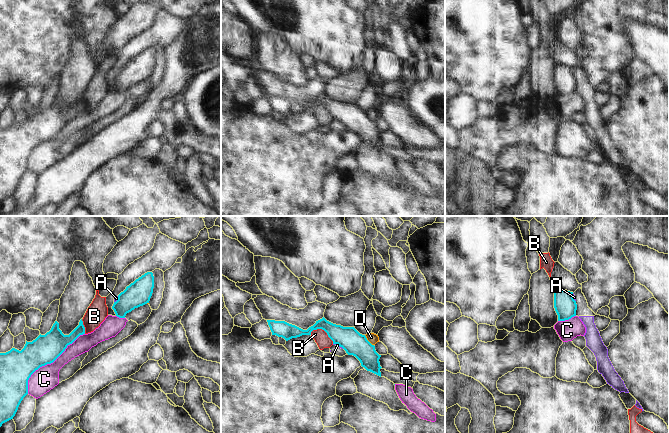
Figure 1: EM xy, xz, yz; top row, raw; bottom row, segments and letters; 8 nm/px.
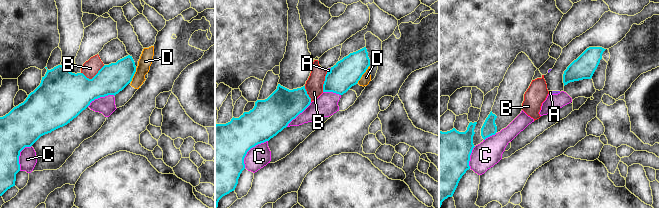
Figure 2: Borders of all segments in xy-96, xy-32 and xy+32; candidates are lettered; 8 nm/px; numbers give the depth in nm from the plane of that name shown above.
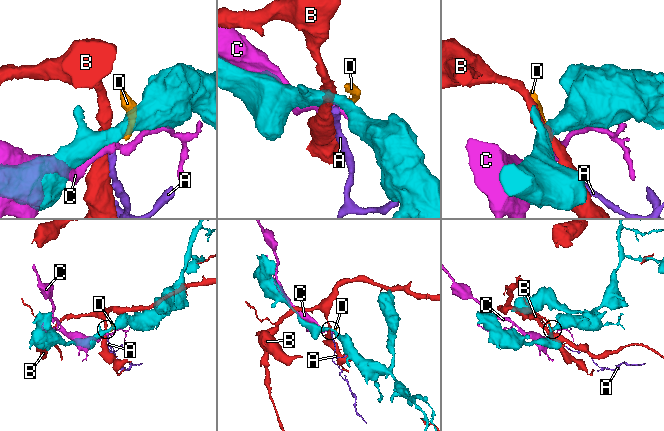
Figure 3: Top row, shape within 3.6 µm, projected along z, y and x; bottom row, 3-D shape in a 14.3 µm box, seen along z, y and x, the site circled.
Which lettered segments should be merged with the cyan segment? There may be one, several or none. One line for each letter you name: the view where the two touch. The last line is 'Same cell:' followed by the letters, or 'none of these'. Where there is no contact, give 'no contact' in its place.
Same cell: none of these

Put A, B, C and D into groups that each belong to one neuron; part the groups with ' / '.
A / B / C / D

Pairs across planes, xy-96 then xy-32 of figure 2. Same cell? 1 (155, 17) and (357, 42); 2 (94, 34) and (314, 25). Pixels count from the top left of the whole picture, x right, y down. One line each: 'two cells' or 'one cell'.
1: one cell
2: two cells

